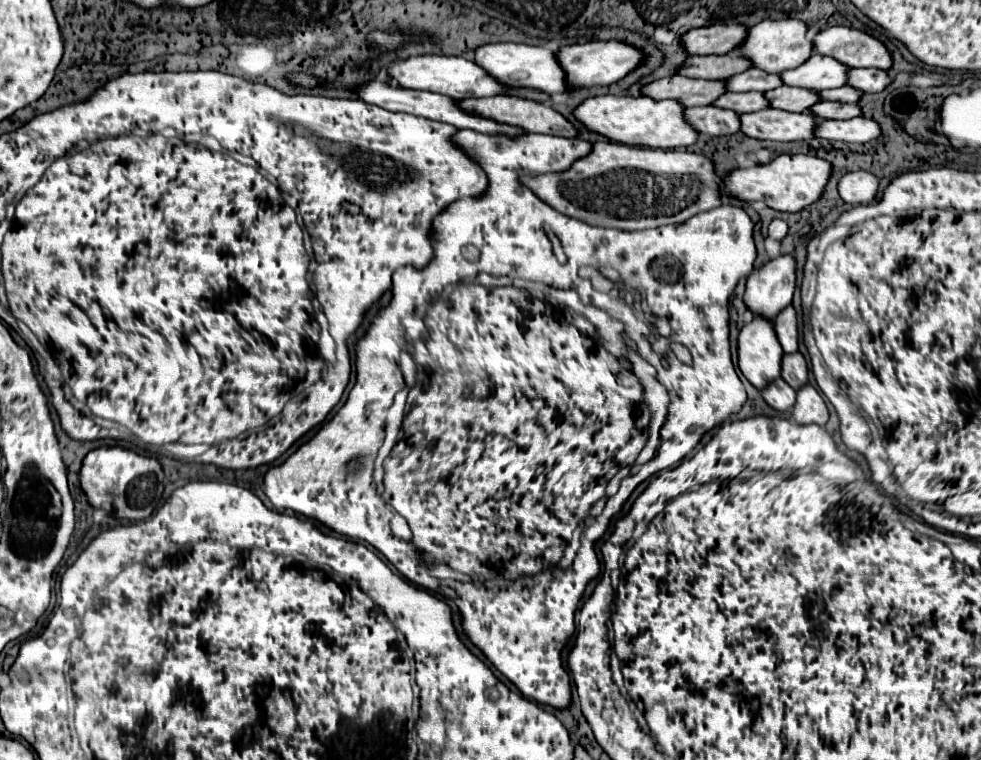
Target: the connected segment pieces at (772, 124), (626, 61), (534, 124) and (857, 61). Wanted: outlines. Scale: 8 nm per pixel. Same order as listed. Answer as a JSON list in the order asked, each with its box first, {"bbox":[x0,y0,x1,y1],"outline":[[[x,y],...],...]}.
[{"bbox":[740,109,816,141],"outline":[[[762,109],[740,115],[740,131],[752,139],[768,141],[800,141],[812,139],[816,117],[808,111],[788,113],[780,109]]]},{"bbox":[556,41,642,91],"outline":[[[586,41],[576,45],[564,45],[556,51],[556,57],[564,61],[564,73],[568,73],[568,81],[576,85],[576,91],[590,89],[596,85],[610,85],[624,75],[628,75],[634,67],[642,61],[642,51],[636,47],[630,47],[620,41]]]},{"bbox":[456,97,576,137],"outline":[[[478,97],[478,99],[462,99],[456,101],[462,109],[476,113],[480,117],[490,117],[494,121],[500,121],[502,125],[516,125],[528,133],[544,133],[544,135],[560,135],[560,137],[576,137],[576,129],[550,105],[538,105],[538,101],[524,101],[522,97]]]},{"bbox":[812,27,892,71],"outline":[[[850,27],[820,31],[812,45],[814,53],[832,57],[846,67],[876,67],[884,71],[892,67],[892,57],[878,39]]]}]

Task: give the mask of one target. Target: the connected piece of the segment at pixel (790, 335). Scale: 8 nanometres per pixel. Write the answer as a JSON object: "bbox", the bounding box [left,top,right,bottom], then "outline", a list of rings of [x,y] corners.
{"bbox":[774,305,798,353],"outline":[[[788,305],[780,315],[774,319],[774,331],[782,345],[784,353],[796,353],[798,349],[798,331],[796,331],[796,313],[794,307]]]}

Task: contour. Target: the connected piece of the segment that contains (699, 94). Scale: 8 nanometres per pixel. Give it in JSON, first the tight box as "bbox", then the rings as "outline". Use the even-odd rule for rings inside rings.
{"bbox":[640,75,726,107],"outline":[[[672,75],[664,79],[656,79],[640,89],[642,95],[652,97],[654,101],[676,99],[684,107],[698,107],[714,103],[726,91],[724,81],[704,81],[704,79],[688,79],[682,75]]]}

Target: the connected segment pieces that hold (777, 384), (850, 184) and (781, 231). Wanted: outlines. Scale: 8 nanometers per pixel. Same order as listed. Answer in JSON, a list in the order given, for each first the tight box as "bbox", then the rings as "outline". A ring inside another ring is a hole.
[{"bbox":[762,379,796,413],"outline":[[[776,379],[776,381],[772,381],[772,385],[768,385],[762,391],[762,397],[774,411],[786,413],[788,409],[792,409],[792,405],[796,401],[796,391],[792,391],[792,387],[786,381]]]},{"bbox":[838,171,878,205],"outline":[[[852,171],[846,173],[838,181],[838,193],[844,203],[850,205],[866,205],[876,197],[878,179],[868,171]]]},{"bbox":[768,219,788,239],"outline":[[[774,219],[770,225],[768,225],[768,237],[770,239],[784,239],[786,237],[786,233],[788,233],[788,225],[786,225],[786,221],[782,221],[782,219]]]}]

